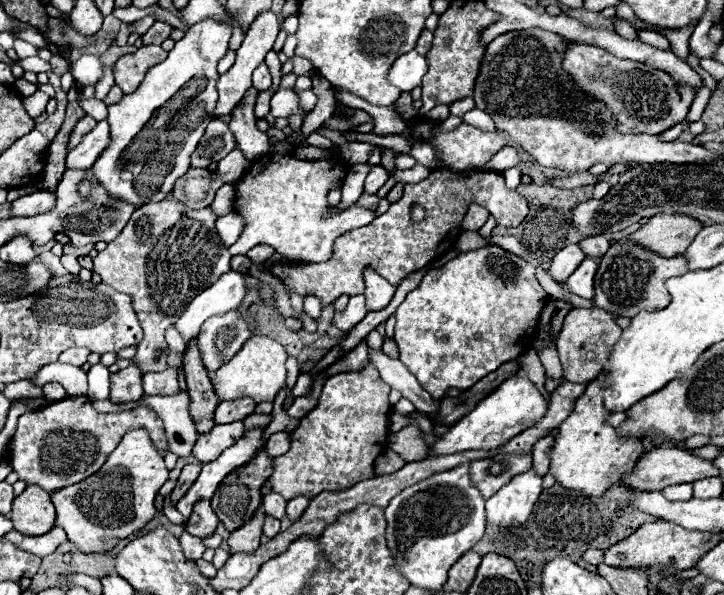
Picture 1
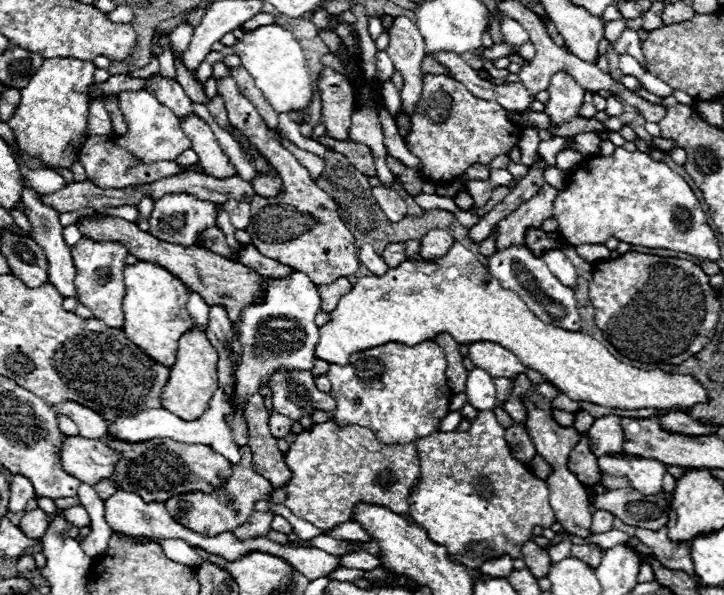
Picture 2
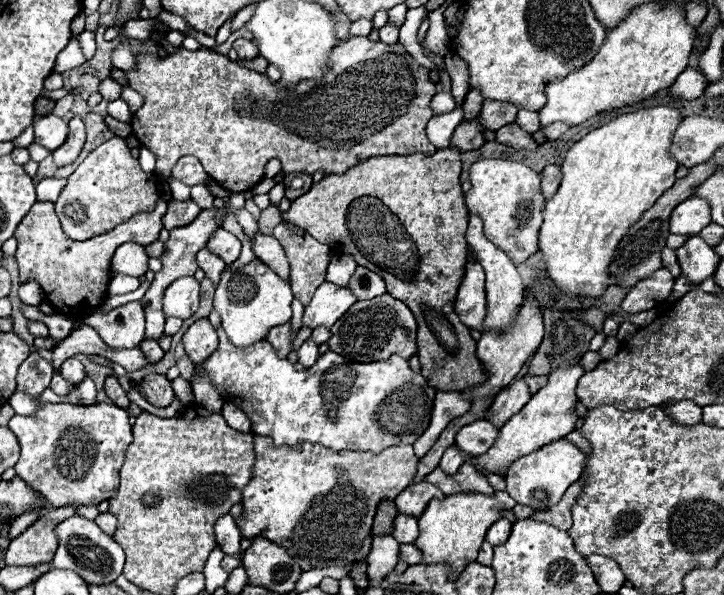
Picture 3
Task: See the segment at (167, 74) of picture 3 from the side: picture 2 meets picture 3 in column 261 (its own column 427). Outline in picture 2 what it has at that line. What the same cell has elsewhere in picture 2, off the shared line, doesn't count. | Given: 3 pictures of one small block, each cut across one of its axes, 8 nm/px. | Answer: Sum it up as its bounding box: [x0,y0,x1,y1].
[406,74,522,184]

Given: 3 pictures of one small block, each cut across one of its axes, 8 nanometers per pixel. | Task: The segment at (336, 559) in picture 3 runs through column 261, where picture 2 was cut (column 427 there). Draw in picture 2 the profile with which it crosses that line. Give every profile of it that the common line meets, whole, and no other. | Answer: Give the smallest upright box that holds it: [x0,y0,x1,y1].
[408,410,556,570]

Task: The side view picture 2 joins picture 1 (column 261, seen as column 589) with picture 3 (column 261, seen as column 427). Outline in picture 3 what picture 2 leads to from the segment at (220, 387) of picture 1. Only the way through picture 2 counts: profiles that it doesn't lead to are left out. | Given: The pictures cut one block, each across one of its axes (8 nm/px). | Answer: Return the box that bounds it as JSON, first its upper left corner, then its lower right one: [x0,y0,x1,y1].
[214,258,294,346]

